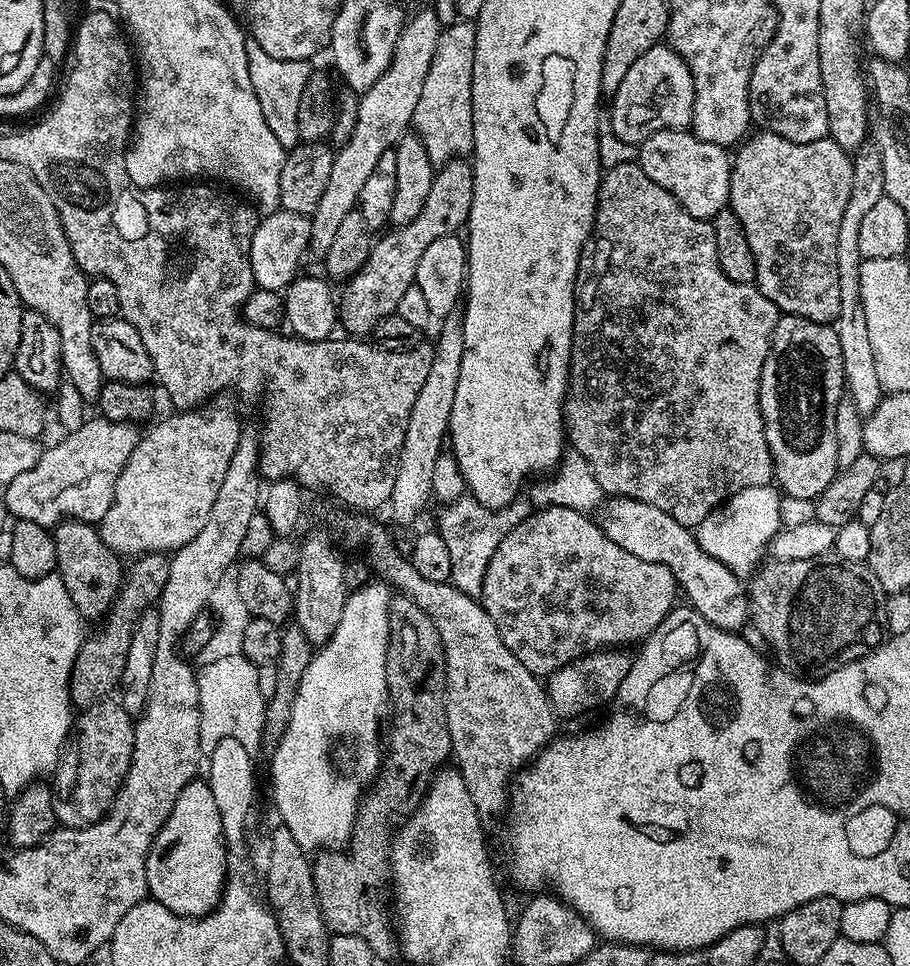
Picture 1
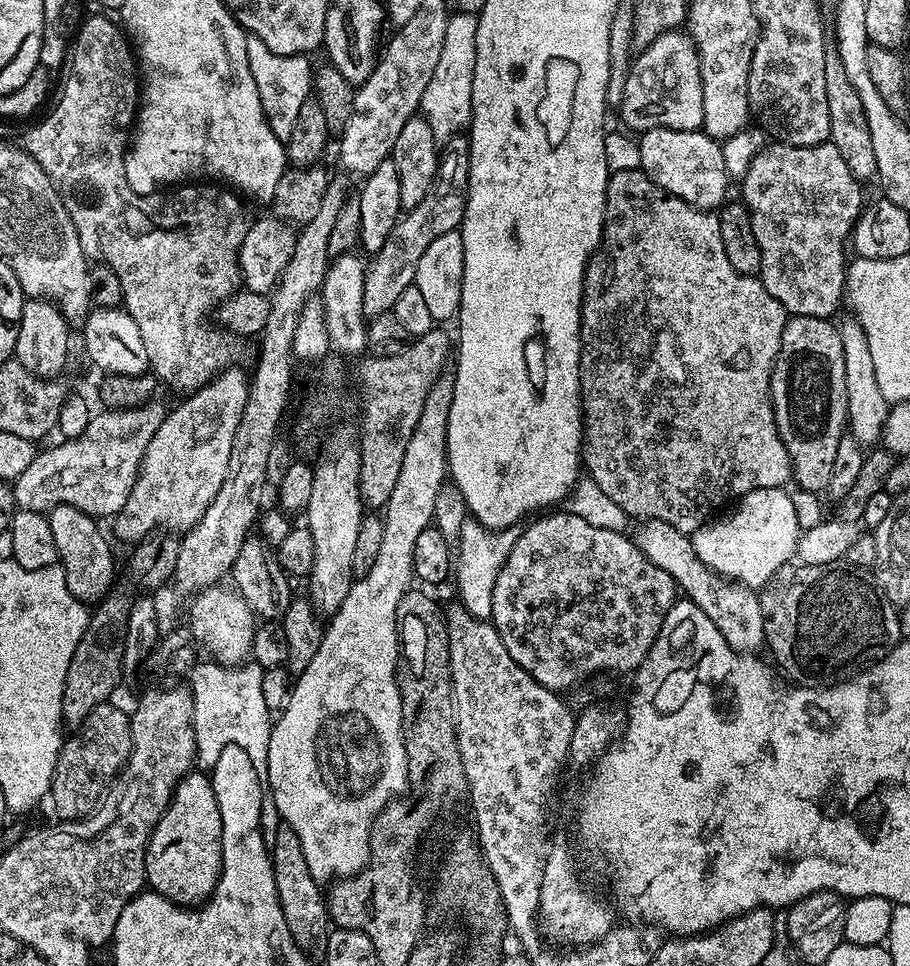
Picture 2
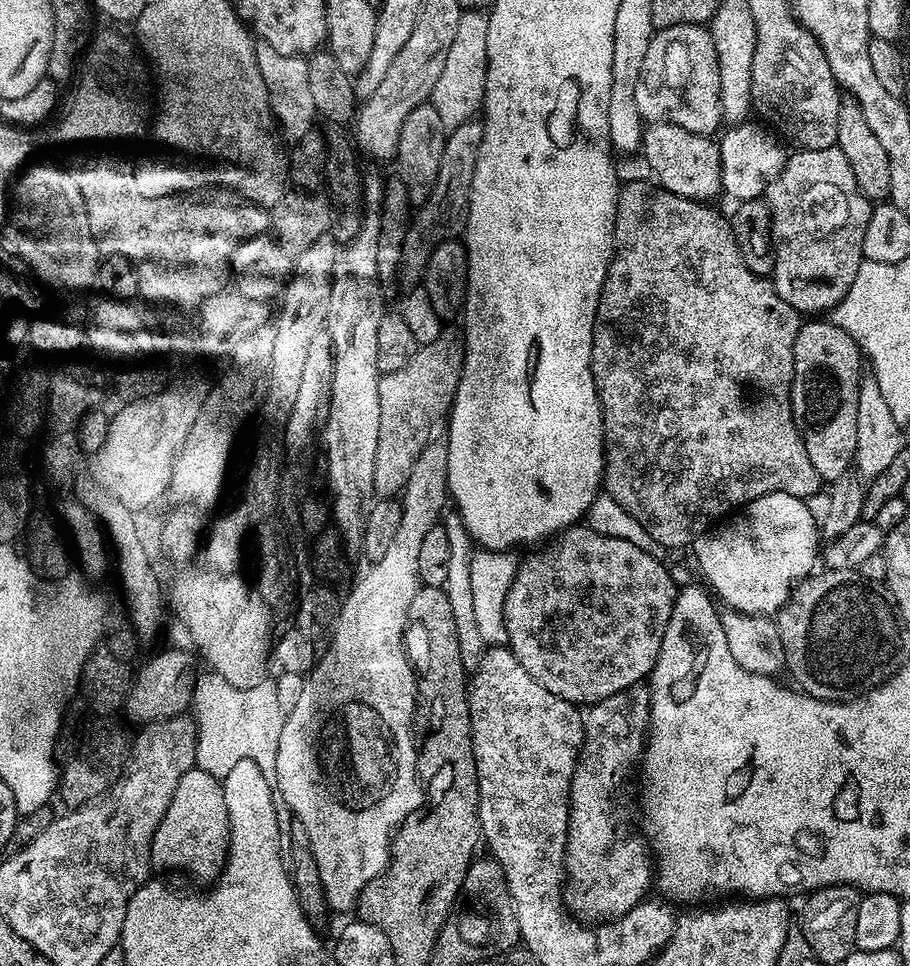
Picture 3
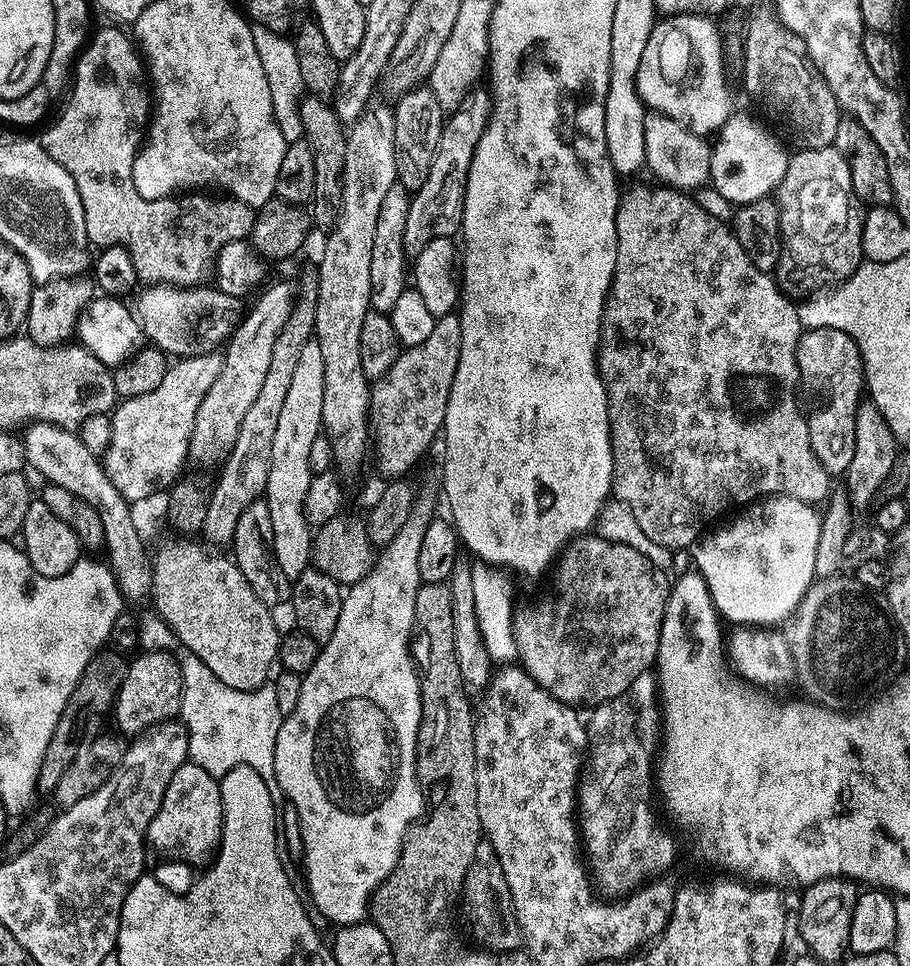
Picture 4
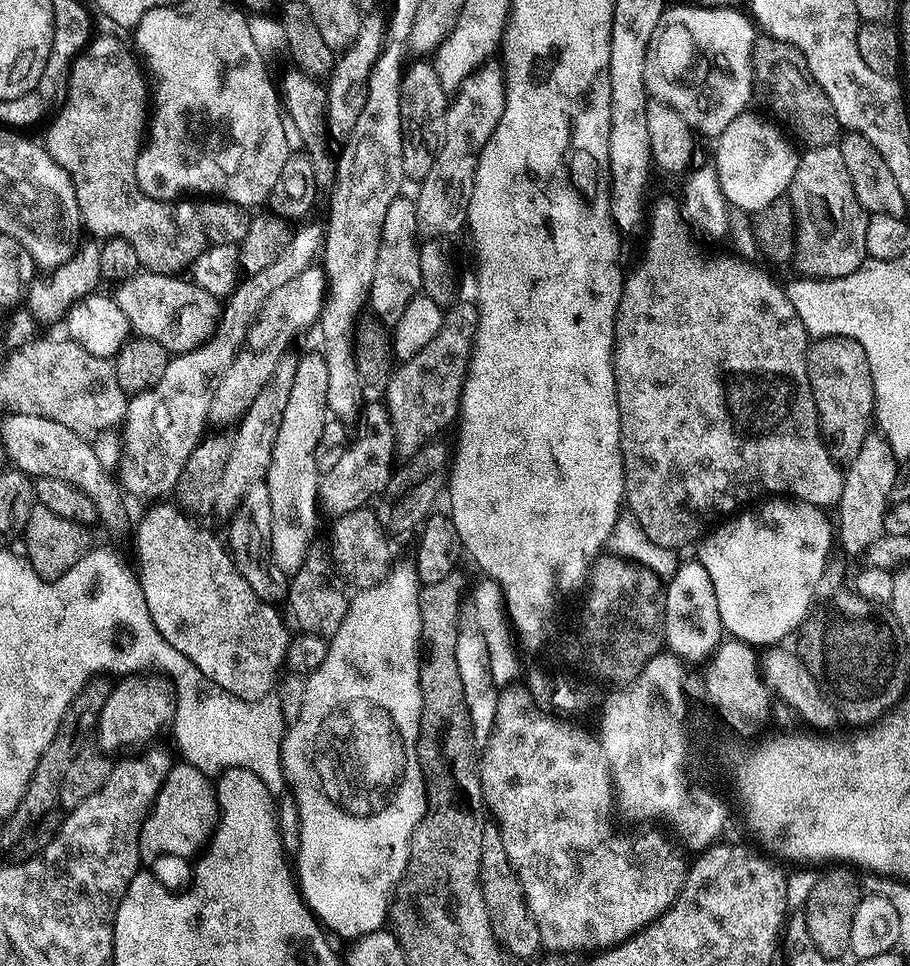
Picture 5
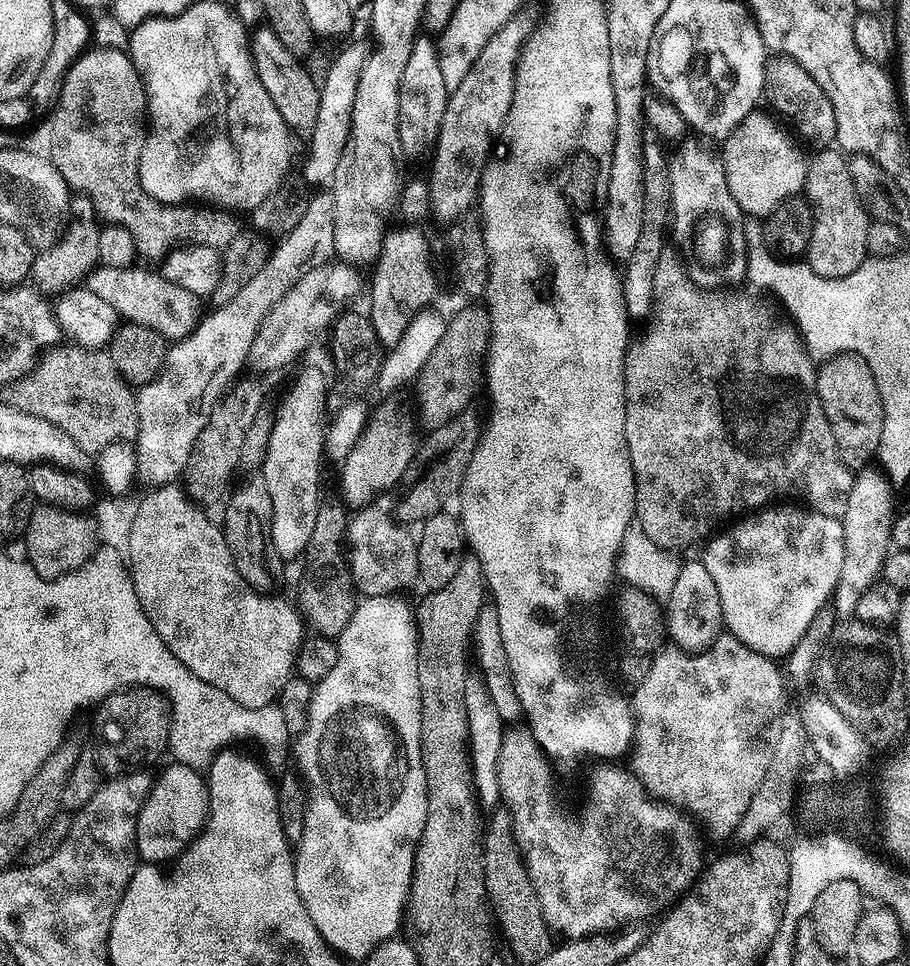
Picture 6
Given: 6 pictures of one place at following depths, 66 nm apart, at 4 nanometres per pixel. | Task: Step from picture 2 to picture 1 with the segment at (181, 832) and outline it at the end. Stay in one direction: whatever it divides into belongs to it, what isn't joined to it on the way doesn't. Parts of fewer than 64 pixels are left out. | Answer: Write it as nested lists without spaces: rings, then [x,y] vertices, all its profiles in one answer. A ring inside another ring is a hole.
[[[197,778],[189,782],[178,794],[178,802],[174,802],[174,810],[166,818],[166,822],[158,830],[154,842],[146,858],[146,882],[148,896],[157,900],[166,910],[179,916],[207,916],[220,905],[220,895],[224,892],[224,882],[228,879],[228,850],[226,837],[222,830],[222,818],[218,814],[218,805],[214,802],[214,794],[203,779]]]

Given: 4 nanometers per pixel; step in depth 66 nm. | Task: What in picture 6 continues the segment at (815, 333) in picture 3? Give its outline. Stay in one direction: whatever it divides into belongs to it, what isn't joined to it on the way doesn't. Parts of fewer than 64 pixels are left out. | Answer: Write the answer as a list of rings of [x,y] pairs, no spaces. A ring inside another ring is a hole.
[[[841,354],[823,364],[816,378],[816,393],[830,422],[840,460],[847,468],[863,470],[873,463],[879,453],[884,429],[884,407],[874,374],[863,358],[855,354]]]

